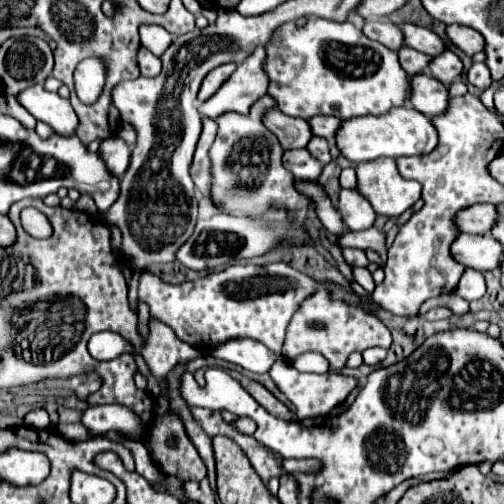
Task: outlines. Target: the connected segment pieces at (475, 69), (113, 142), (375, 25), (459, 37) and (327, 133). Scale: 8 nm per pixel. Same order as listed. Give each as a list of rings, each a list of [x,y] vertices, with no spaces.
[[[473,62],[473,66],[467,72],[467,78],[477,88],[489,88],[493,82],[491,72],[487,70],[487,64],[483,64],[483,62]]]
[[[111,136],[101,142],[99,150],[101,150],[101,156],[103,156],[109,172],[115,176],[123,176],[123,172],[127,170],[129,158],[131,158],[131,148],[127,146],[127,142],[119,136]]]
[[[365,22],[363,32],[371,38],[377,40],[381,44],[385,44],[391,50],[399,50],[405,42],[403,42],[403,32],[399,30],[399,26],[391,24],[391,22]]]
[[[451,24],[451,26],[447,26],[447,36],[453,44],[457,44],[469,56],[483,50],[483,36],[477,30],[469,28],[469,26]]]
[[[315,116],[309,120],[311,130],[315,136],[323,138],[333,138],[337,134],[337,128],[341,126],[341,118],[331,118],[331,116]]]

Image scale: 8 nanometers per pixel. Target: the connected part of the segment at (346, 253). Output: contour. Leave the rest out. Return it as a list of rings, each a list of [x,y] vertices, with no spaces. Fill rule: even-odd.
[[[343,248],[343,258],[349,266],[367,266],[367,258],[365,252],[359,248]]]

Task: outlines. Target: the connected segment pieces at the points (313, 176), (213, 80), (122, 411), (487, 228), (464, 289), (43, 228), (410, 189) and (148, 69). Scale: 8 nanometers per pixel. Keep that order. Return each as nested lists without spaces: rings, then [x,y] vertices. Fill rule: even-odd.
[[[305,148],[287,150],[283,154],[283,164],[295,178],[309,180],[309,182],[317,180],[321,176],[321,170],[323,170],[323,164],[319,160],[315,160]]]
[[[223,64],[223,66],[217,66],[215,70],[211,70],[203,84],[201,84],[201,90],[199,90],[199,100],[205,102],[207,98],[211,98],[211,94],[215,94],[215,90],[219,90],[219,86],[235,72],[235,64]]]
[[[107,404],[107,406],[91,406],[83,412],[81,424],[87,428],[89,434],[99,436],[107,432],[121,430],[131,438],[141,438],[141,422],[129,408]]]
[[[475,204],[475,206],[461,210],[455,216],[461,232],[479,234],[479,236],[485,236],[485,234],[489,236],[497,218],[499,218],[499,214],[497,214],[497,208],[493,204]]]
[[[467,268],[465,274],[461,276],[459,280],[459,286],[455,290],[461,298],[473,302],[473,300],[479,300],[485,292],[487,292],[487,284],[485,284],[485,274],[479,272],[479,270],[471,270]]]
[[[25,208],[21,212],[22,227],[35,238],[47,238],[51,234],[49,220],[35,208]]]
[[[391,158],[357,164],[357,190],[369,200],[375,214],[387,218],[401,216],[421,198],[421,184],[403,180]]]
[[[141,48],[139,50],[139,66],[141,66],[141,74],[147,76],[147,78],[153,78],[155,74],[159,74],[161,70],[161,60],[157,56],[153,56],[149,50]]]

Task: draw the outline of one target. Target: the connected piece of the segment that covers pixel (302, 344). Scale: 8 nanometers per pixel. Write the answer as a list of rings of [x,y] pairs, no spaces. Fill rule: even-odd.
[[[319,288],[311,298],[301,304],[297,314],[293,316],[287,328],[282,354],[293,360],[305,352],[319,352],[327,358],[329,370],[337,372],[345,366],[349,354],[363,352],[371,346],[391,346],[391,332],[387,330],[387,326],[383,326],[383,322],[379,322],[373,314],[367,314],[357,306],[347,306],[347,302],[335,302],[335,298],[331,298],[325,288]],[[315,324],[319,326],[315,328]]]

